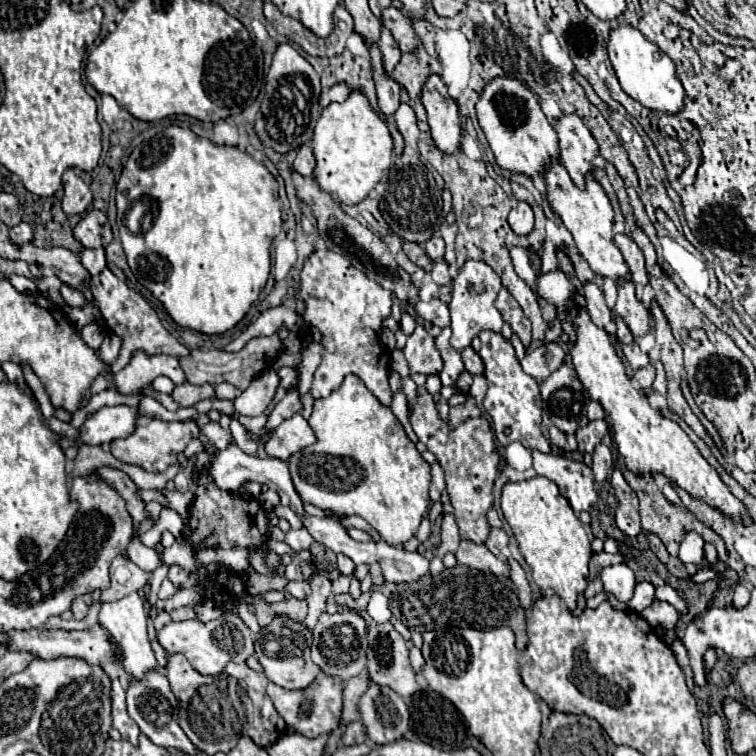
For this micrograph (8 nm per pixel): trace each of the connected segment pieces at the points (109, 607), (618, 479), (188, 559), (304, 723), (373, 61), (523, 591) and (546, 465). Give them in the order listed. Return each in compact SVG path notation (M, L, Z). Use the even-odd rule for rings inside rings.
M132 592L116 602L104 602L98 614L98 622L112 634L114 642L120 646L120 652L122 652L120 666L124 666L130 672L130 678L140 678L146 670L158 668L154 650L148 640L148 630L146 630L148 616L144 610L144 598L138 592Z
M614 470L610 476L610 484L616 492L618 500L618 510L616 510L616 524L626 536L638 536L642 526L640 526L640 516L638 516L638 498L634 490L626 484L624 476L620 470Z
M182 540L182 542L176 542L172 548L166 548L162 560L168 562L168 564L178 564L186 572L190 572L192 568L196 568L196 562L194 562L192 554L194 554L194 548L186 540Z
M318 674L318 678L306 686L306 690L286 690L276 684L268 684L268 696L272 698L278 714L284 718L284 722L304 734L306 738L316 738L318 734L336 730L340 726L340 716L342 716L342 678L330 678L326 674Z
M368 44L368 48L370 48L370 68L372 68L374 82L376 82L378 106L386 116L394 116L394 112L400 104L400 84L386 74L380 46L378 44Z
M508 558L506 562L508 562L508 566L510 566L510 578L512 578L512 582L514 582L514 592L518 594L518 600L522 602L522 608L524 608L524 610L530 610L530 606L532 606L532 592L530 592L526 574L524 574L522 566L520 566L514 558Z
M538 450L532 452L534 470L540 476L550 478L558 484L560 492L568 498L572 510L580 514L582 510L592 510L598 500L598 492L594 490L592 470L584 462L576 462L570 458L562 458L558 454L542 454Z

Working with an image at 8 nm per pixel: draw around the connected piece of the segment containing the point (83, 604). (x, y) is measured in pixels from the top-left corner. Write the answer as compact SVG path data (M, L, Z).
M82 594L82 596L78 596L78 598L72 602L72 612L74 612L74 618L76 618L76 620L86 618L90 604L92 604L92 596L90 596L90 594Z

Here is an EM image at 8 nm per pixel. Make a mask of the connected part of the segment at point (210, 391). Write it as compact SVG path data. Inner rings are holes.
M190 382L184 384L176 384L172 394L174 402L178 402L180 406L194 406L196 402L204 400L204 398L212 398L214 396L214 386L210 384L202 384L202 386L194 386Z

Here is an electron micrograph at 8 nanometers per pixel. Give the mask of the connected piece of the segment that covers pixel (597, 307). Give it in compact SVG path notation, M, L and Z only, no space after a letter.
M592 282L584 284L584 298L586 298L586 310L592 318L592 322L598 326L598 328L608 328L612 326L612 312L610 308L606 306L604 302L604 296L600 292L600 288Z

